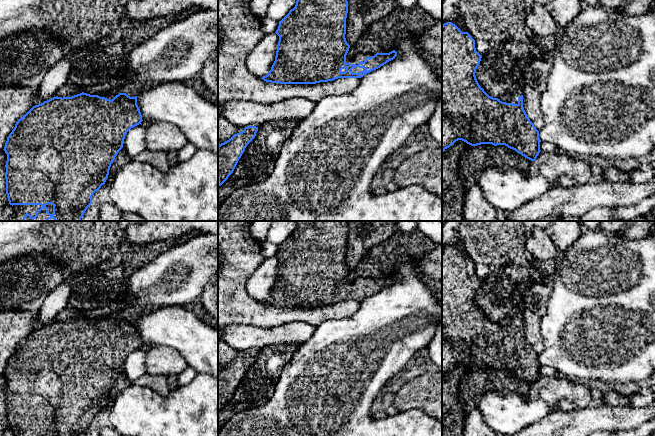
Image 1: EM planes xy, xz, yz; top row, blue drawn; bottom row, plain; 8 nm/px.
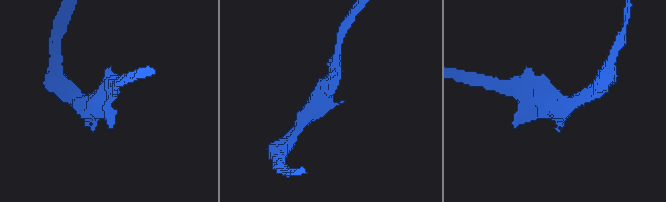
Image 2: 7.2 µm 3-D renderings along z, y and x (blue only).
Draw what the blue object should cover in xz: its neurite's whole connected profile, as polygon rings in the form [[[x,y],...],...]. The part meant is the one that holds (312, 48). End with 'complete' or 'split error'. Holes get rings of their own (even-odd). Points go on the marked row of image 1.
[[[297,0],[295,7],[279,21],[275,32],[279,36],[275,61],[269,73],[261,79],[280,84],[316,84],[338,78],[361,78],[397,56],[397,52],[393,50],[389,53],[357,53],[352,58],[347,58],[350,48],[345,38],[347,13],[347,0]]] | split error

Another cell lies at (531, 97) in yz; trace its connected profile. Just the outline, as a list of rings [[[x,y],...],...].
[[[529,83],[523,88],[524,110],[527,114],[527,117],[534,124],[538,131],[542,130],[545,126],[540,109],[540,96],[541,93],[532,88]]]

